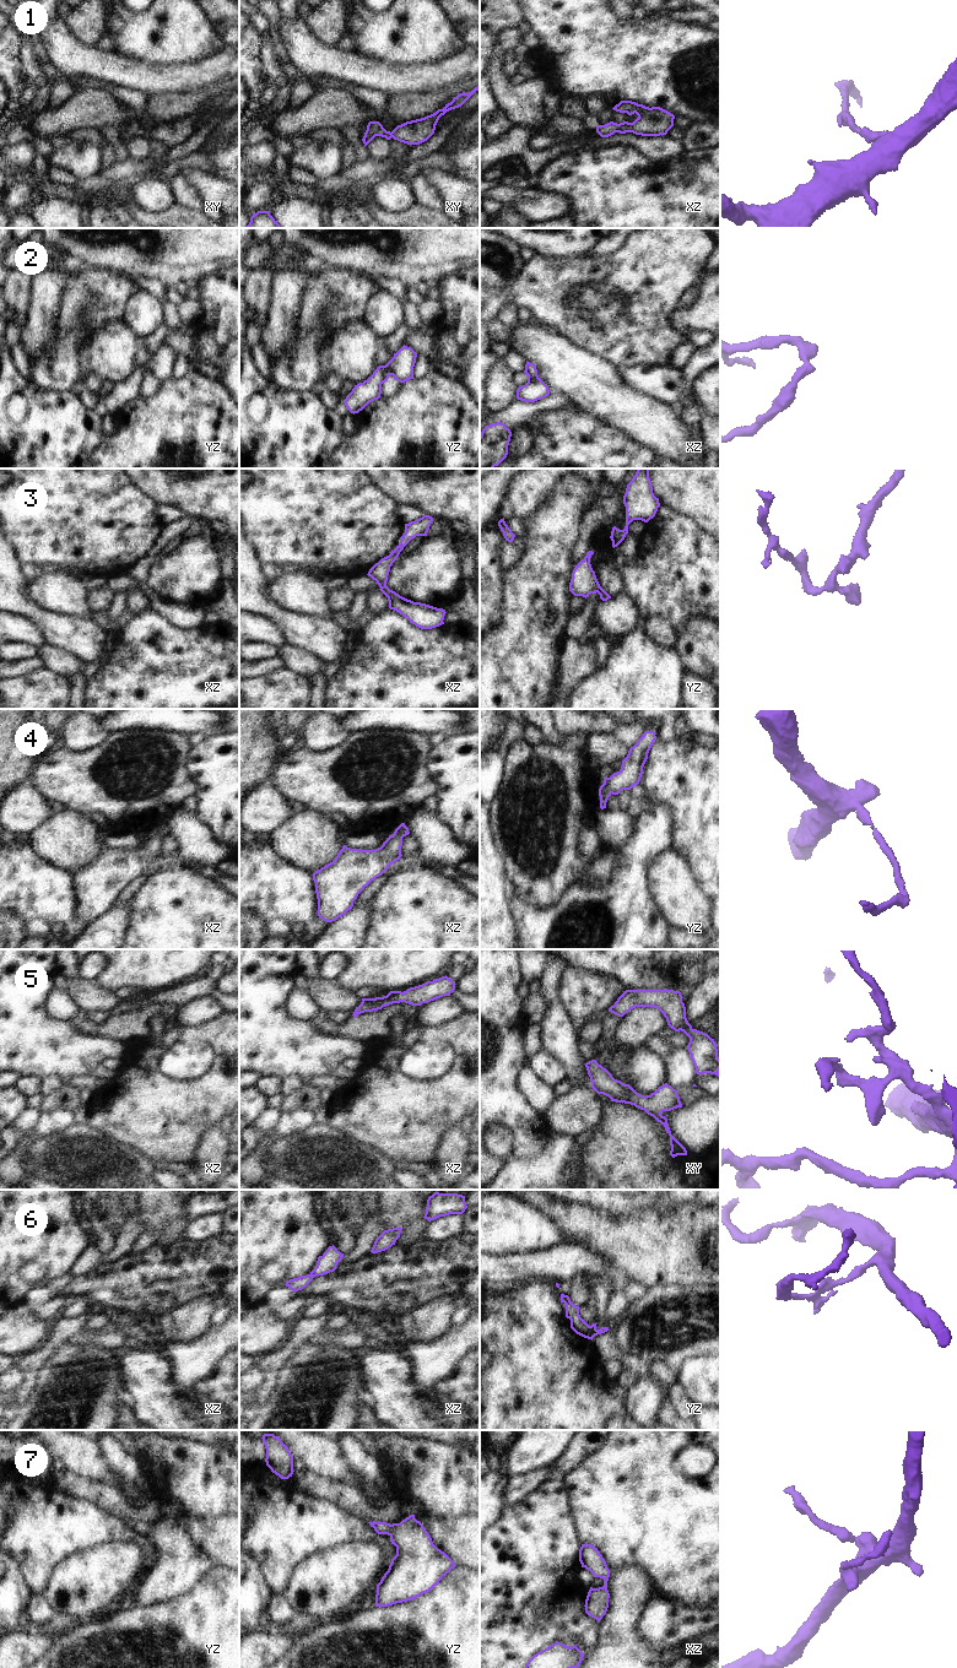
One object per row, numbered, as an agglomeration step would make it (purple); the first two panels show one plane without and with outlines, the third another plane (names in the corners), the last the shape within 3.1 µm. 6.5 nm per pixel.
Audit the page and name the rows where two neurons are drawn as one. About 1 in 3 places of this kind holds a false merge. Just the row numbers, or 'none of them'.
6

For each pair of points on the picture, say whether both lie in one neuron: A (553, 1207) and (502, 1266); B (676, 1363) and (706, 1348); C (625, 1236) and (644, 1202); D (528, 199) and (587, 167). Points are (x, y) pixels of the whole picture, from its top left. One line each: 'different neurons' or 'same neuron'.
A: different neurons
B: same neuron
C: different neurons
D: different neurons

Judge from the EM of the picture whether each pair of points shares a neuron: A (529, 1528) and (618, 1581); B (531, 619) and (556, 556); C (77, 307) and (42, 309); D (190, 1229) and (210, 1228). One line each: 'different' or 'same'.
A: different
B: same
C: different
D: same

